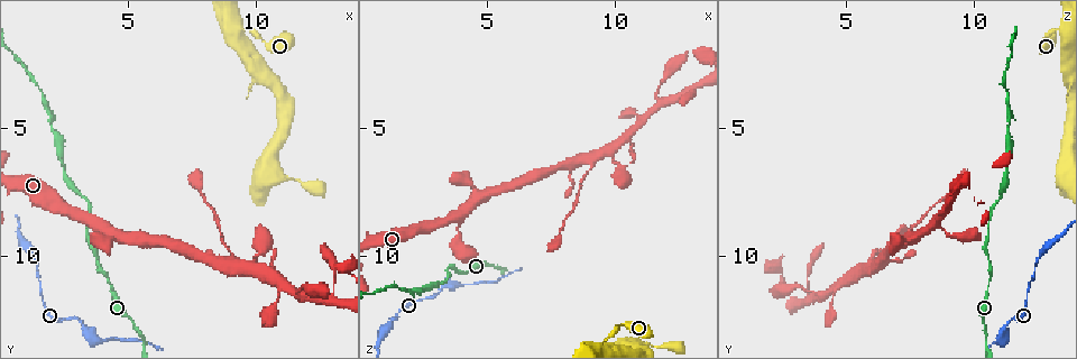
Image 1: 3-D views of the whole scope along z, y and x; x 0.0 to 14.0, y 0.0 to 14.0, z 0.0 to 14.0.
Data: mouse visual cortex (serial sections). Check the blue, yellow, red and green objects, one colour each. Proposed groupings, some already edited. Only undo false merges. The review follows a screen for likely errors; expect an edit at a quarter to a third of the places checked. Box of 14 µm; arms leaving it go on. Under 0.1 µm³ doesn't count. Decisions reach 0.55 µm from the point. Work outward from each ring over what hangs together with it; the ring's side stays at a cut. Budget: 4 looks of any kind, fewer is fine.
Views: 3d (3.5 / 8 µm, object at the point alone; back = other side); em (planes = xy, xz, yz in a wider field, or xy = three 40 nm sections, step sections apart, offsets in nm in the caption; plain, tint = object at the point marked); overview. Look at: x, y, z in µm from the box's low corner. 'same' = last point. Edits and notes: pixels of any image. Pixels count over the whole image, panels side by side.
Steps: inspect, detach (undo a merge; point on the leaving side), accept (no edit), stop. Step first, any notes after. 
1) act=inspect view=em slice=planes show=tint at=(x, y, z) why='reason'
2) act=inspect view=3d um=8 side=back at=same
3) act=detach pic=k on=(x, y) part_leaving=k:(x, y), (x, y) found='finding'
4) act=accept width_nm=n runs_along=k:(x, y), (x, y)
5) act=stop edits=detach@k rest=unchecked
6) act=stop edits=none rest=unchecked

act=inspect view=3d um=3.5 at=(3.0, 12.4, 11.6)

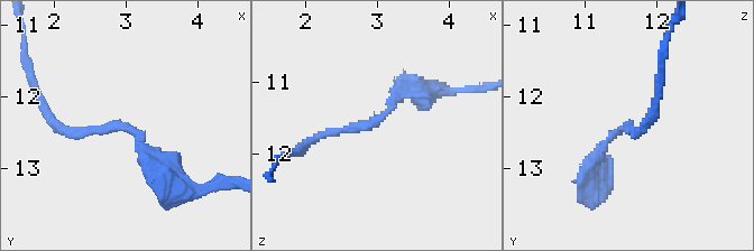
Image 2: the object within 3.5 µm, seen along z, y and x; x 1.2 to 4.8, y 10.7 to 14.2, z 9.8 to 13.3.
act=inspect view=em slice=xy step=2 show=tint at=(3.00, 12.40, 11.55) arm_widths_nm=150,200

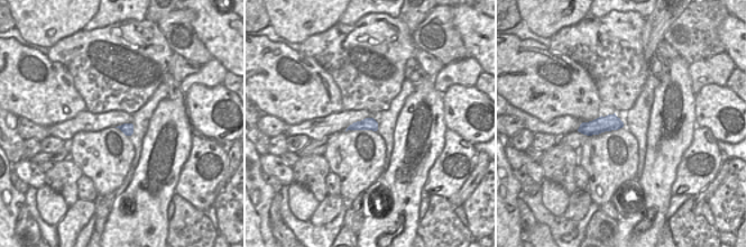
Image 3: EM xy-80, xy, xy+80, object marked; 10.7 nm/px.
act=accept width_nm=140 runs_along=2:(311, 141), (369, 127), (414, 86) found='all the same cell'

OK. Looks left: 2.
act=inspect view=3d um=3.5 at=(8.9, 10.2, 6.2) why='branch point'

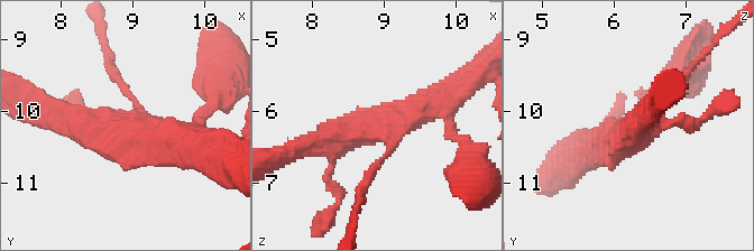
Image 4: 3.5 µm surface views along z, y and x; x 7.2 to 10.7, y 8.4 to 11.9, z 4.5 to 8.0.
act=inspect view=em slice=xy step=5 show=tint at=(8.90, 10.30, 6.20) arms=3 arm_widths_nm=100,350,450 why='need the tissue'

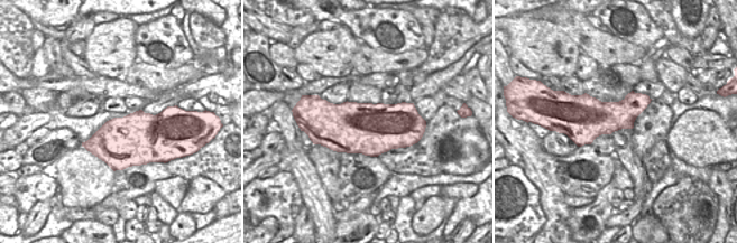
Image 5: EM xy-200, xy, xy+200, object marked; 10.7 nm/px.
act=accept width_nm=550 runs_along=4:(307, 143), (404, 118), (442, 98) found='one cell here'

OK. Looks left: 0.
act=stop edits=none rest=unchecked

